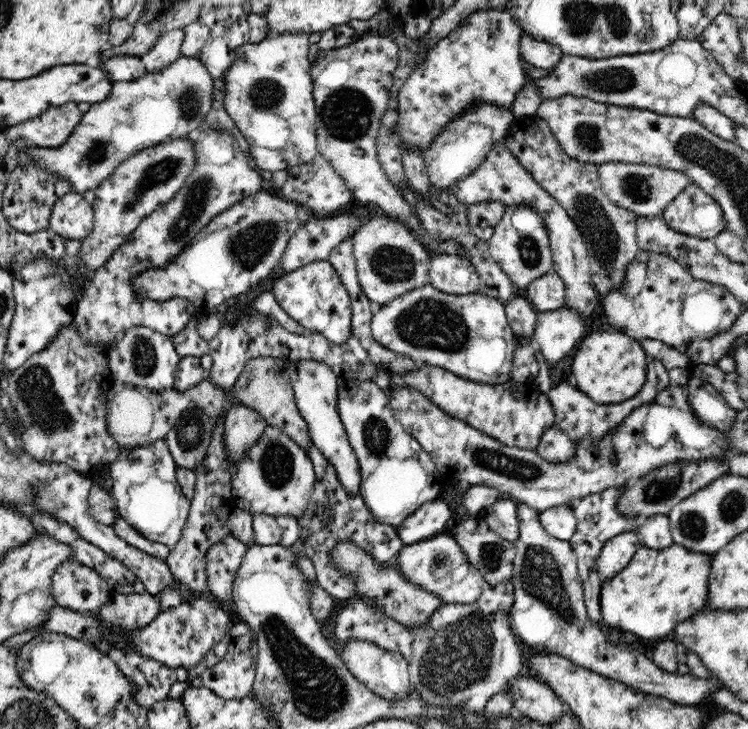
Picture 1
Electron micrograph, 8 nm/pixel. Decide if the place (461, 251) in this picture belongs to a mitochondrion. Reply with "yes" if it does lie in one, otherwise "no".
no

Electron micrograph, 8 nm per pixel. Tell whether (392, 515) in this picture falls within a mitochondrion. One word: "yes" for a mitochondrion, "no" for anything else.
no

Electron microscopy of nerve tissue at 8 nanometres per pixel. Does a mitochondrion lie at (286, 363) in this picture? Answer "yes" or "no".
no

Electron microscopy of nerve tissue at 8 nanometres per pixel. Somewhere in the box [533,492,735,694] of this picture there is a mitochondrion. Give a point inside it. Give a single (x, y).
(692, 527)

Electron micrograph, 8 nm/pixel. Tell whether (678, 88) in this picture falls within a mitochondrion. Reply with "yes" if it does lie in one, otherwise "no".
yes

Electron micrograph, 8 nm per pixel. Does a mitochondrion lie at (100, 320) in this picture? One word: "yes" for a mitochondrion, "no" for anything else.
no

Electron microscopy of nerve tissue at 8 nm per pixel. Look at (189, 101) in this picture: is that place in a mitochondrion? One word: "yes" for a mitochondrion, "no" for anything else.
yes

